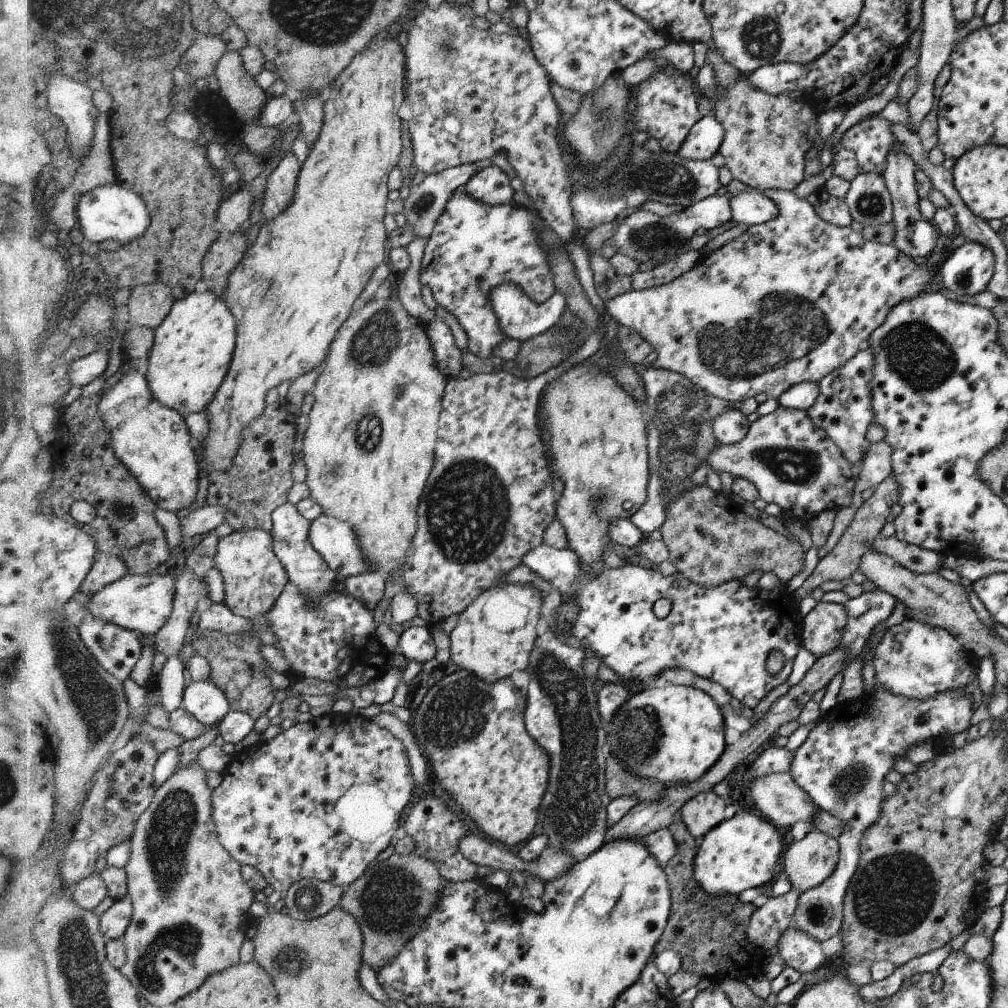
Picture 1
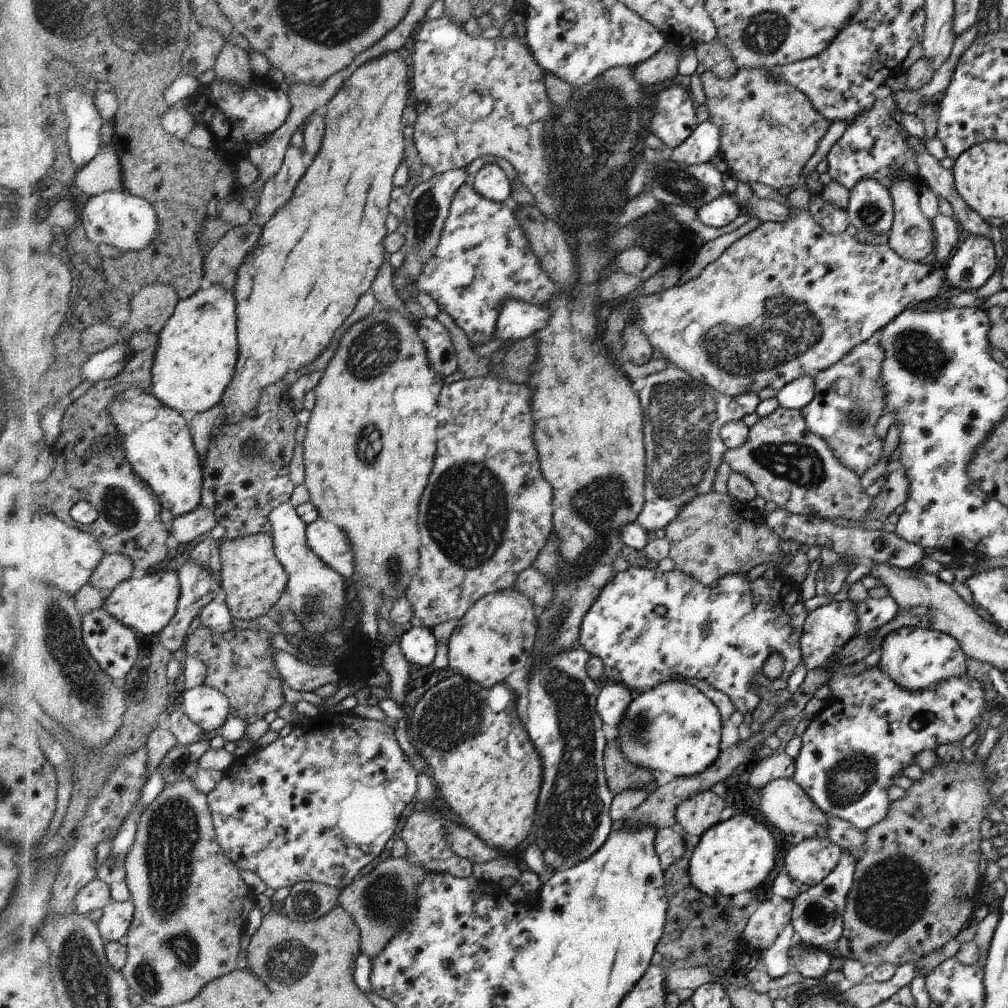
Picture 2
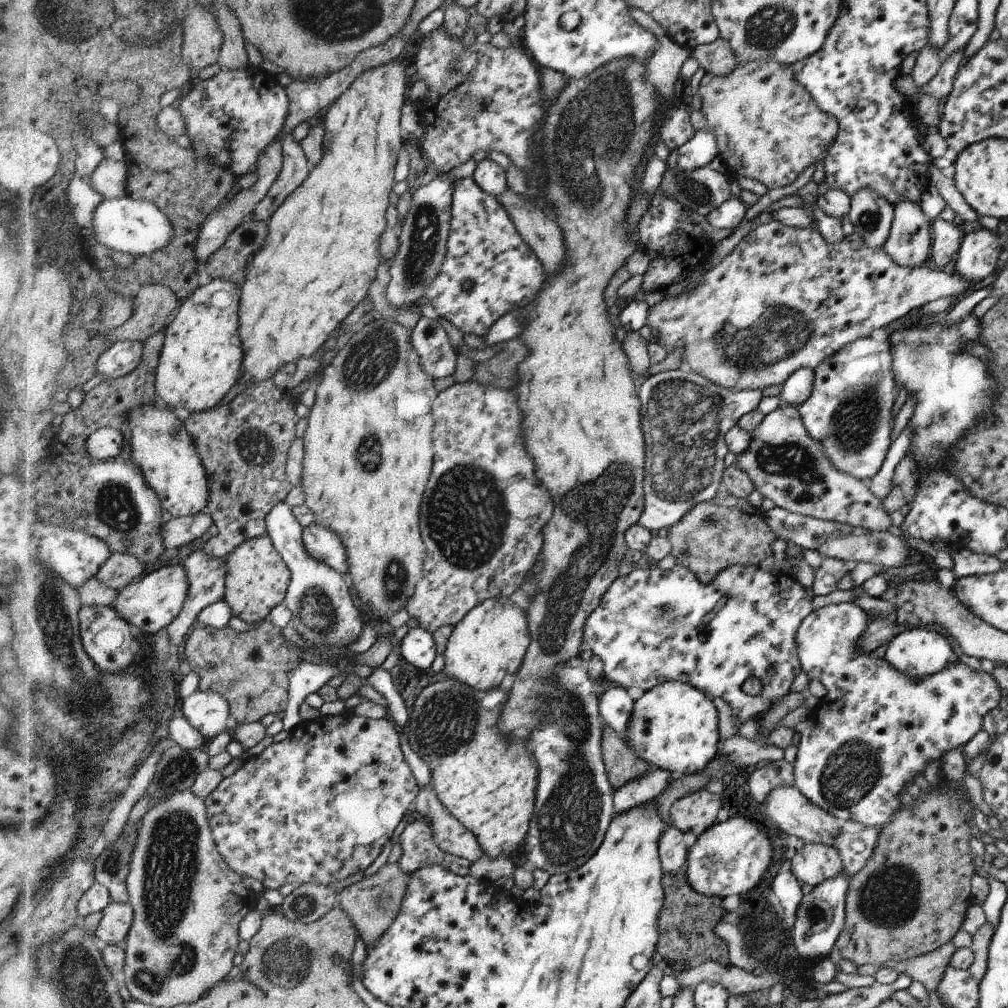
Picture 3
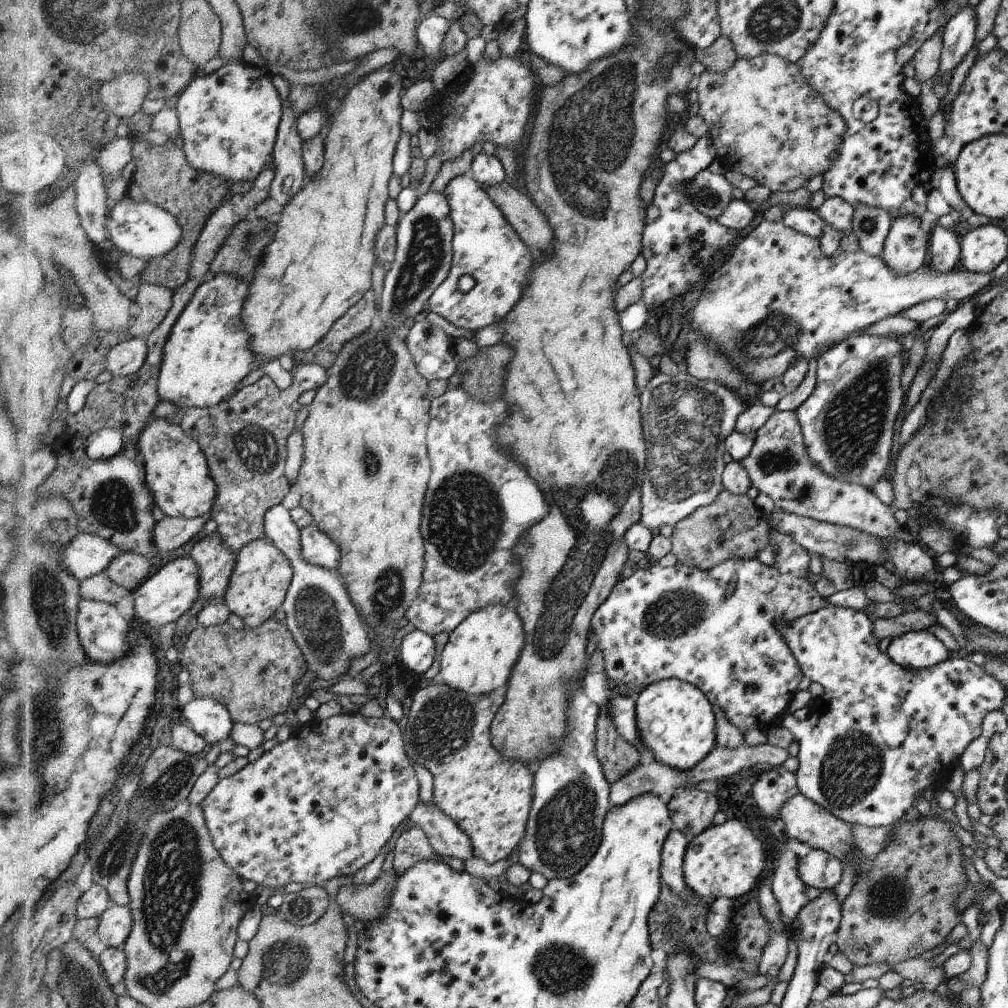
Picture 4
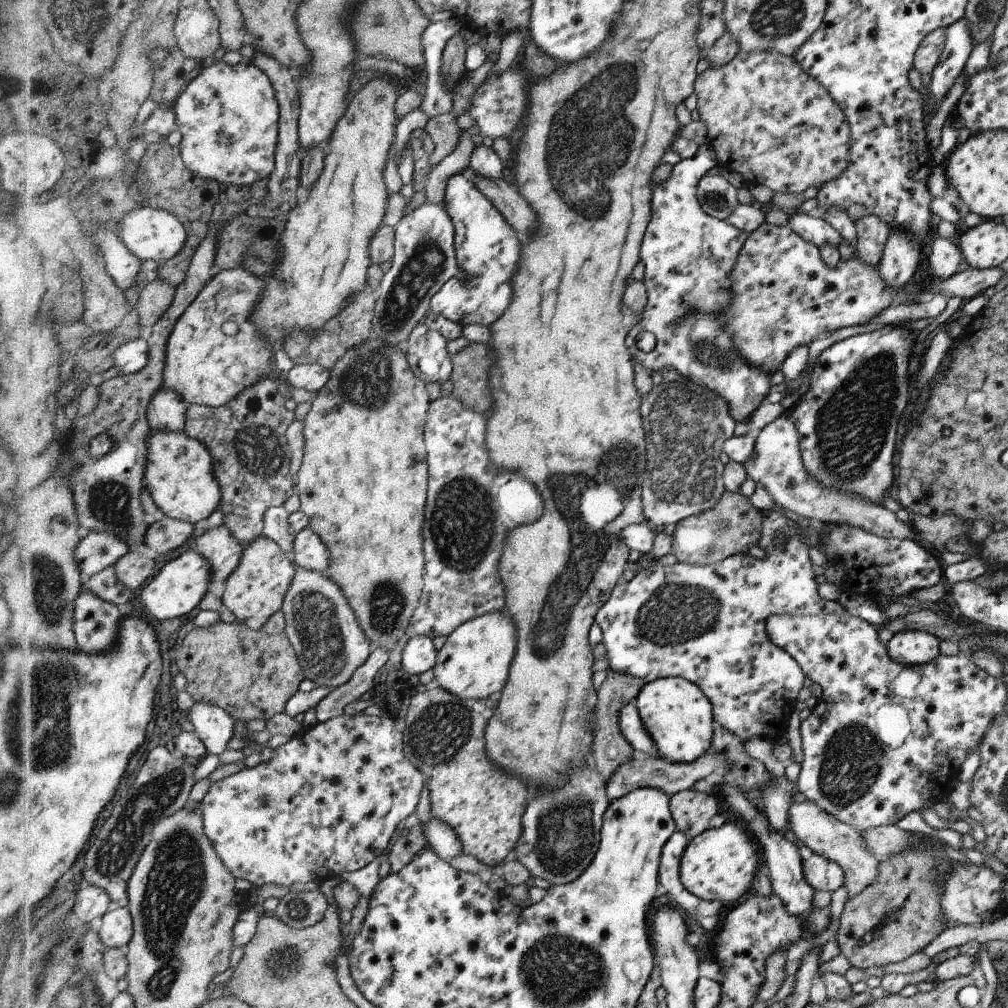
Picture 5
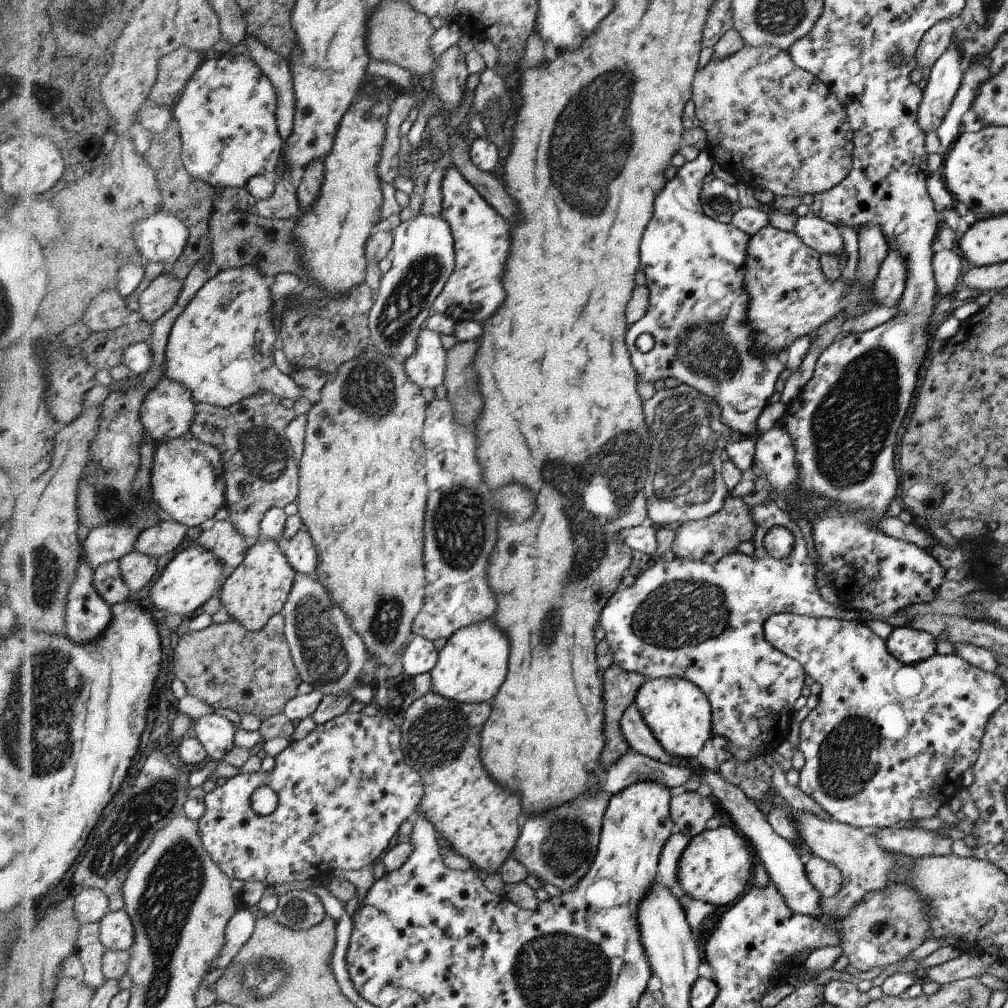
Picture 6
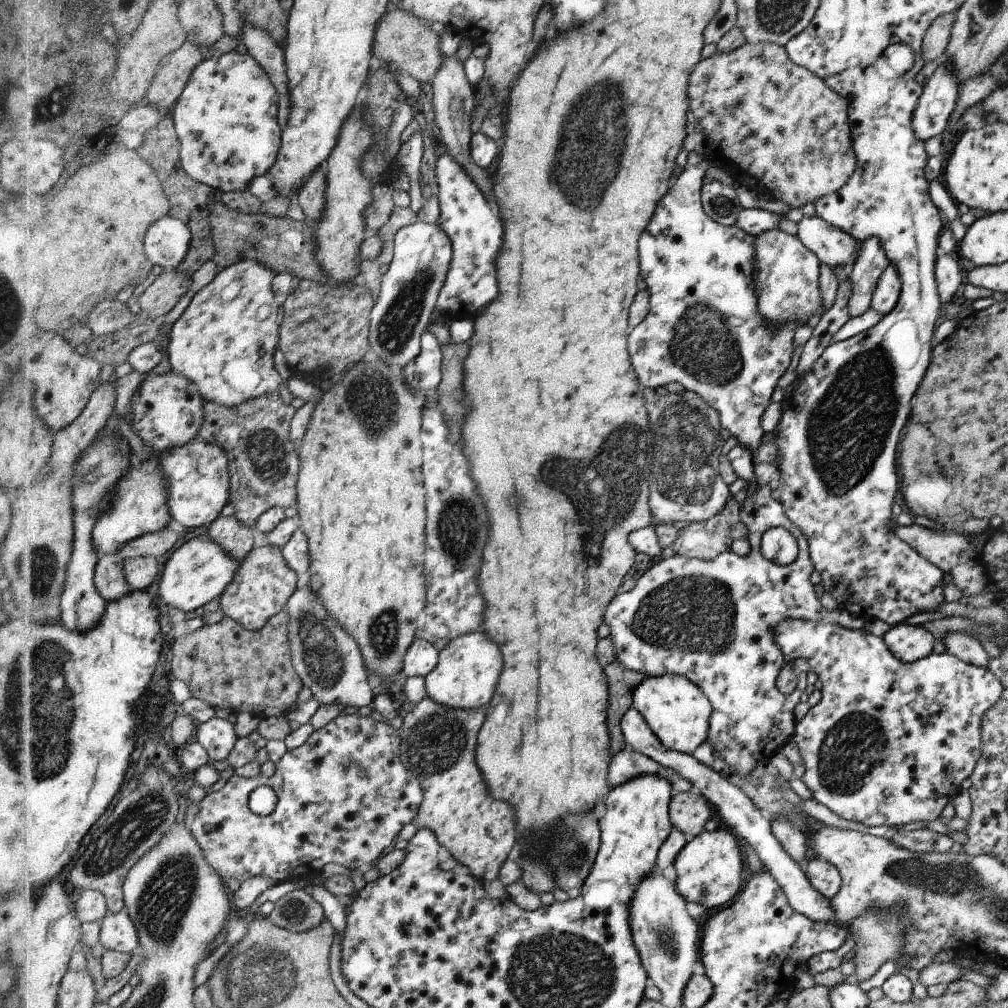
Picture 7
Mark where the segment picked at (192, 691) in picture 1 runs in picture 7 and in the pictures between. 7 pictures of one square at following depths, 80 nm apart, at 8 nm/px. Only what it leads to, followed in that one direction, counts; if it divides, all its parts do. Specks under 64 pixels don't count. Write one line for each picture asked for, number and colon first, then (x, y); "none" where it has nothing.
2: (211, 708)
3: (209, 711)
4: (212, 720)
5: (213, 724)
6: (218, 734)
7: (219, 736)

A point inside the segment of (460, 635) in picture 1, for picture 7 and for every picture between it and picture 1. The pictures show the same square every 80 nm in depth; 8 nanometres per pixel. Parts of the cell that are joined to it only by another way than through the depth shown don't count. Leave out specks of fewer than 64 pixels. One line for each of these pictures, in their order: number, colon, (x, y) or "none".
2: (495, 638)
3: (492, 641)
4: (478, 658)
5: (474, 662)
6: (470, 668)
7: (465, 677)

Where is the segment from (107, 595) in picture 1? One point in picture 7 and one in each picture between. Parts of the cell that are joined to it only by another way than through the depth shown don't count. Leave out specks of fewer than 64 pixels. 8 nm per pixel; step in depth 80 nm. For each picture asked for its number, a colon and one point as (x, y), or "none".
2: (148, 603)
3: (152, 603)
4: (175, 589)
5: (178, 591)
6: (190, 580)
7: (201, 570)

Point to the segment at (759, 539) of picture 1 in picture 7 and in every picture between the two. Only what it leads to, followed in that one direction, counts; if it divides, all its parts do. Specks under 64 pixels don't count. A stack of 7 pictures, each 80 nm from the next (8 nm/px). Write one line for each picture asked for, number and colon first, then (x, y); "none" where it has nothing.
2: (715, 534)
3: (727, 530)
4: (734, 527)
5: (734, 526)
6: (709, 540)
7: (706, 540)

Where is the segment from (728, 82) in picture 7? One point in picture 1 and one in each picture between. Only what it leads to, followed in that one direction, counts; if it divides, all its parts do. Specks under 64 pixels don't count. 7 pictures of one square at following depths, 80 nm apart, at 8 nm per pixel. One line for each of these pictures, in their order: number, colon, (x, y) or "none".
1: (766, 136)
2: (769, 129)
3: (768, 127)
4: (766, 121)
5: (769, 120)
6: (770, 124)

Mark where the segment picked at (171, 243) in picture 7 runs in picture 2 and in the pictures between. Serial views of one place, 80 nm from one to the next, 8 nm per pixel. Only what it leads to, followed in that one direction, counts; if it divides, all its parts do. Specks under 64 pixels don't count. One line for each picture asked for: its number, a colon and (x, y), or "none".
2: (128, 222)
3: (139, 227)
4: (142, 229)
5: (152, 234)
6: (164, 237)

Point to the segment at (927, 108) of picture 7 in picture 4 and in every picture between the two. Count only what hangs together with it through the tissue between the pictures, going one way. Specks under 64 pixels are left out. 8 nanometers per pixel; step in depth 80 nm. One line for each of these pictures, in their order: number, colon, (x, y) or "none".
4: (958, 35)
5: (959, 44)
6: (945, 79)

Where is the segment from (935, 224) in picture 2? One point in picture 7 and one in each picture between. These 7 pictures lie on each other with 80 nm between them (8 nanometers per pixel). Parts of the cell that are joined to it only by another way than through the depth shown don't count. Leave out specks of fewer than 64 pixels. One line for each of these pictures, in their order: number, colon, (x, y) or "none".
3: (946, 239)
4: (945, 250)
5: (945, 260)
6: (948, 266)
7: (948, 267)

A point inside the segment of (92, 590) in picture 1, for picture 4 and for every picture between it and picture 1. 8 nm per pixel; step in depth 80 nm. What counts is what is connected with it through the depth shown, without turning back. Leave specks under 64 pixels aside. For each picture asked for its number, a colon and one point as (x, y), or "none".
2: (115, 568)
3: (123, 569)
4: (131, 570)

